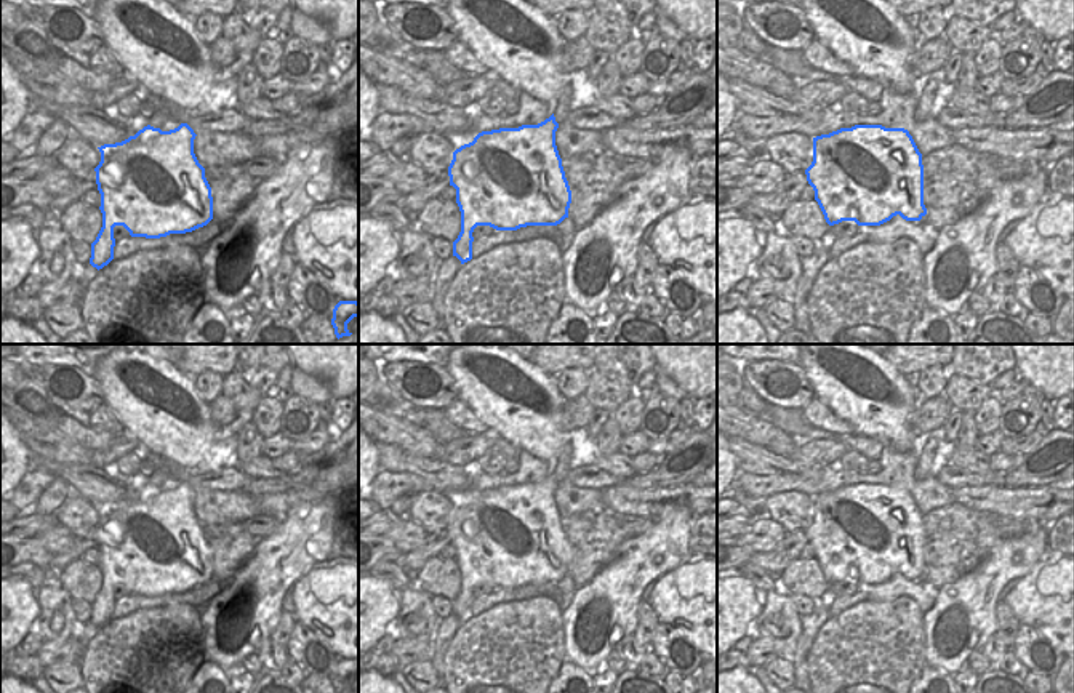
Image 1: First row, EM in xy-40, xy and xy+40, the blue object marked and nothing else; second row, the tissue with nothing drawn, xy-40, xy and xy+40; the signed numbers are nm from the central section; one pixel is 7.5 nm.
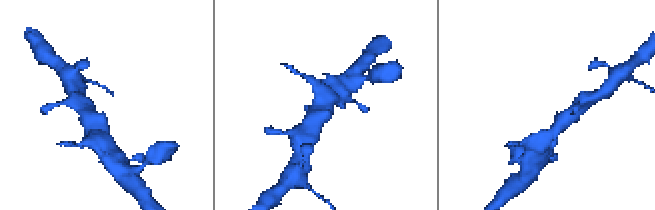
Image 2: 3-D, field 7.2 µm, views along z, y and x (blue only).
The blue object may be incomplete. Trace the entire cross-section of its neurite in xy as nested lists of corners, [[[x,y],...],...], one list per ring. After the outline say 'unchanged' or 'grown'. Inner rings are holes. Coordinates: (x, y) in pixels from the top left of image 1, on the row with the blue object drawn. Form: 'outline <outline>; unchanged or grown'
outline [[[552,114],[538,125],[482,131],[453,152],[448,176],[461,211],[453,256],[461,264],[472,259],[477,226],[517,230],[568,218],[571,190],[555,146],[557,128]]]; unchanged

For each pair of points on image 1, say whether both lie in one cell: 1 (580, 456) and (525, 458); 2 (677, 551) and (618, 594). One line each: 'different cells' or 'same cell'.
1: different cells
2: same cell

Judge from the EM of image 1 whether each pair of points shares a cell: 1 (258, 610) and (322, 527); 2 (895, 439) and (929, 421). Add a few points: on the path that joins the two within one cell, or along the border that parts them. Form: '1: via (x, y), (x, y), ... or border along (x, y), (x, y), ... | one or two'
1: via (260, 589), (301, 548) | one
2: border along (924, 400), (909, 418), (909, 428), (914, 436) | two

